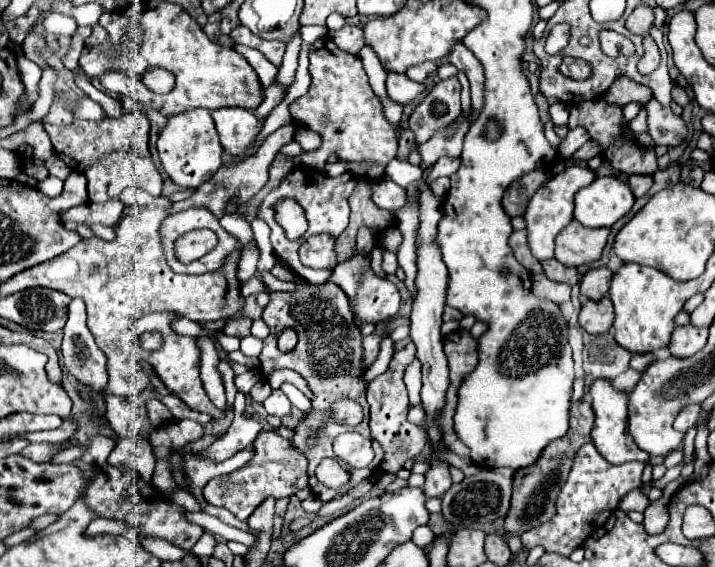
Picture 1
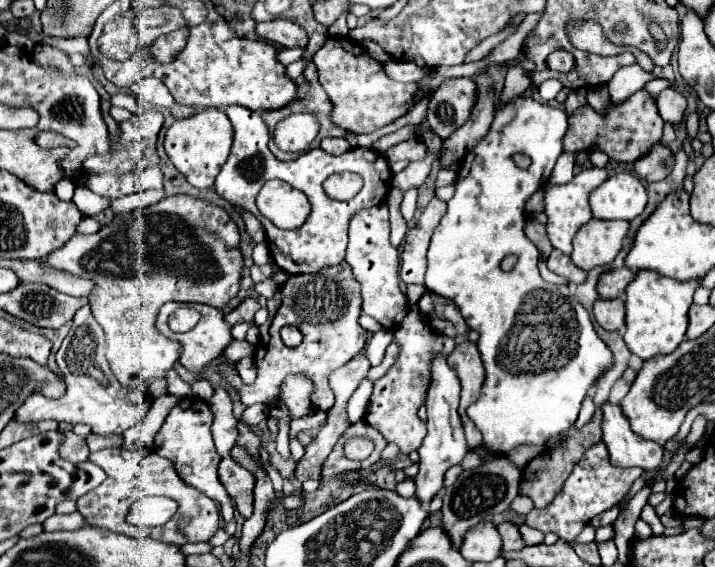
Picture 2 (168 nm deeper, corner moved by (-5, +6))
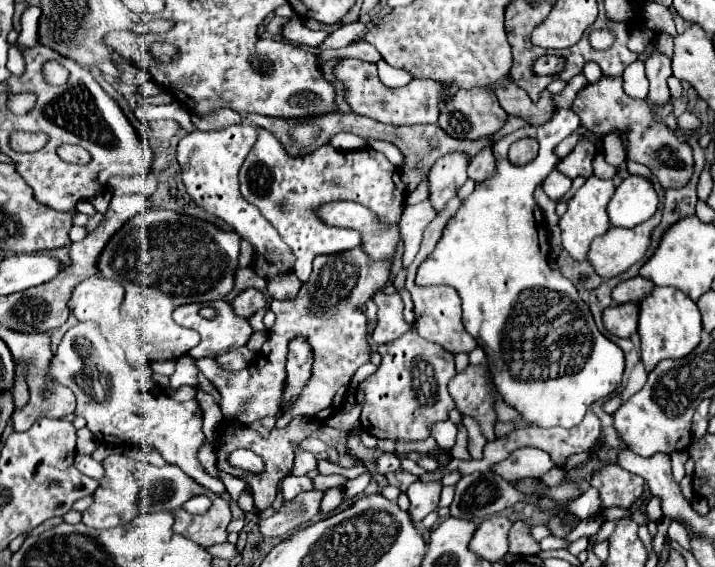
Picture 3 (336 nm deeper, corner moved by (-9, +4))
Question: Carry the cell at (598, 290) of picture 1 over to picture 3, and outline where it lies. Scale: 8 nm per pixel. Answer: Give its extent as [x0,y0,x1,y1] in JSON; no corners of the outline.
[611,277,655,303]

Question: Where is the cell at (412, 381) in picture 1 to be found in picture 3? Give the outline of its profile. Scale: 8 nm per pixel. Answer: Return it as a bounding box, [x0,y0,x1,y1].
[431,420,458,450]

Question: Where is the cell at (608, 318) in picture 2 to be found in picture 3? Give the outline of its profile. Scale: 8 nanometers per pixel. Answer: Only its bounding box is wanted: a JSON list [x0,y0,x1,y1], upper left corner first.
[603,303,639,337]

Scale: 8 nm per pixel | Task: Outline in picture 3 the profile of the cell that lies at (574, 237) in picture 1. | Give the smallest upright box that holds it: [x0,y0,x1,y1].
[587,209,661,279]

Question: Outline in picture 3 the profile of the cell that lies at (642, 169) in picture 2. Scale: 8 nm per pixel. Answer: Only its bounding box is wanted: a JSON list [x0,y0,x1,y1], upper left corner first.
[571,77,693,189]

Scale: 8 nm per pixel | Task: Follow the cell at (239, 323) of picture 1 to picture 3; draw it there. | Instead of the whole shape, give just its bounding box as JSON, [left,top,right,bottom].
[231,289,267,317]

